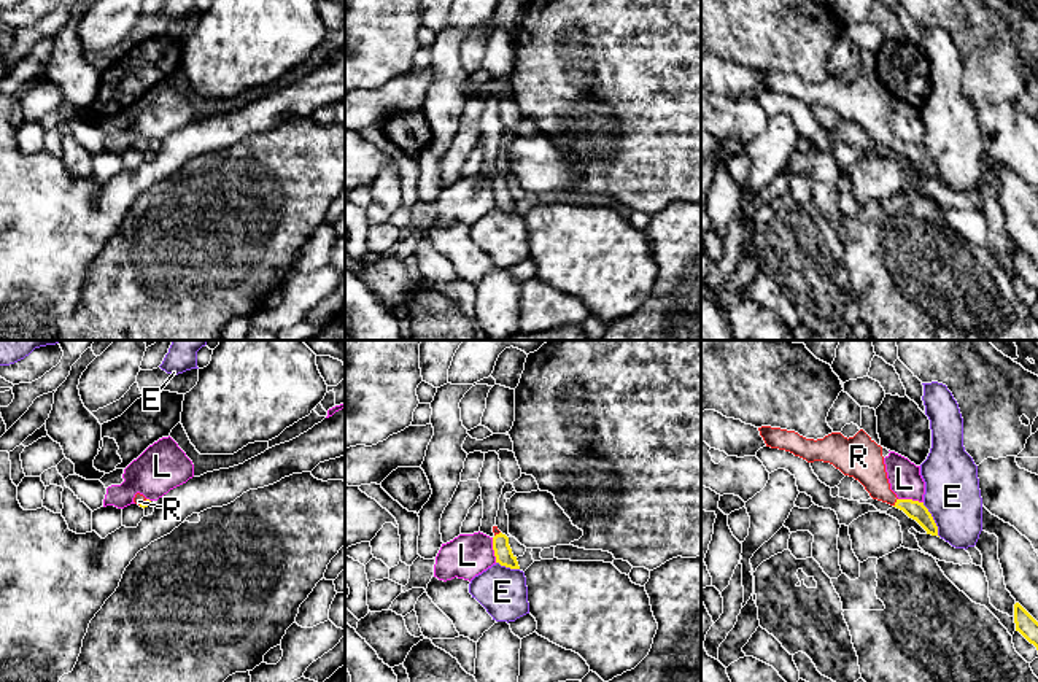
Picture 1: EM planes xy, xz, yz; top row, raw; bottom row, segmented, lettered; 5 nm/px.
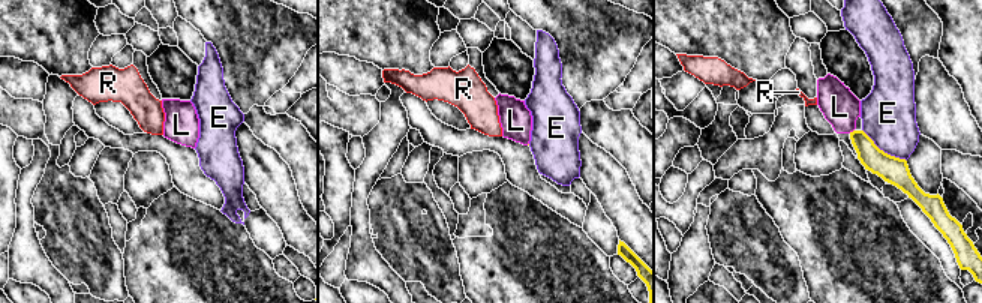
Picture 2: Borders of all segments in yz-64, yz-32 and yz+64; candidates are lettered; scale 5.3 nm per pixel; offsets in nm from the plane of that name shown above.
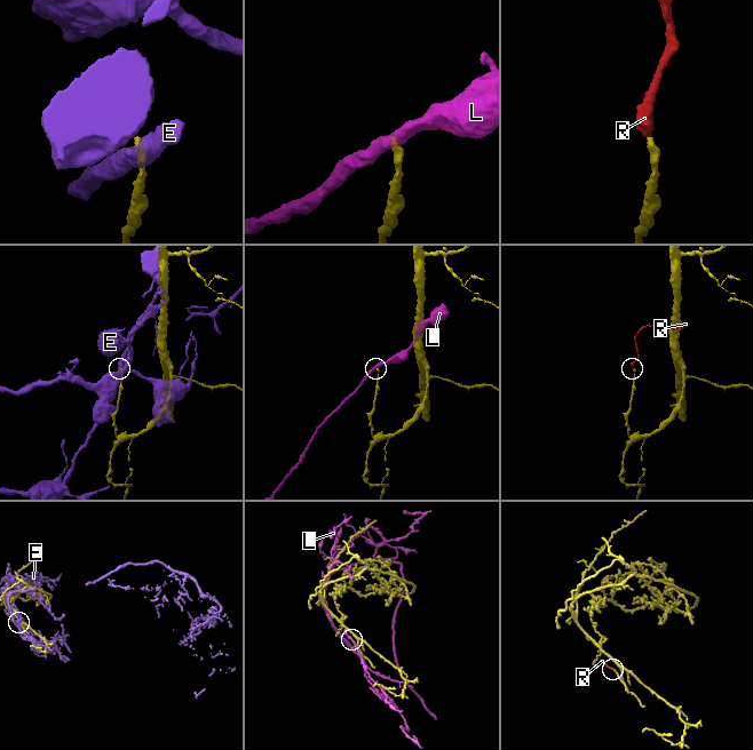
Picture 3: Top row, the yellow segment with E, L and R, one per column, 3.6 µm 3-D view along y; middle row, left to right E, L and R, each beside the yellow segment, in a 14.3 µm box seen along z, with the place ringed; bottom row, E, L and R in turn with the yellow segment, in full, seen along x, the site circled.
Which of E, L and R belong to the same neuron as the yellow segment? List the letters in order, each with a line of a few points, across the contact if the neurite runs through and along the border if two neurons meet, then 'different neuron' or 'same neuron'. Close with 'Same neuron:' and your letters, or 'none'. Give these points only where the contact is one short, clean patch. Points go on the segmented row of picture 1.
E: line yz (922, 503), (940, 536); different neuron
L: line xz (491, 538), (496, 561); different neuron
R: line yz (914, 509), (895, 503), (876, 484), (865, 464); same neuron
Same neuron: R

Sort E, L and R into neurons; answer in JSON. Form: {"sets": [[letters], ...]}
{"sets": [["E"], ["L"], ["R"]]}

